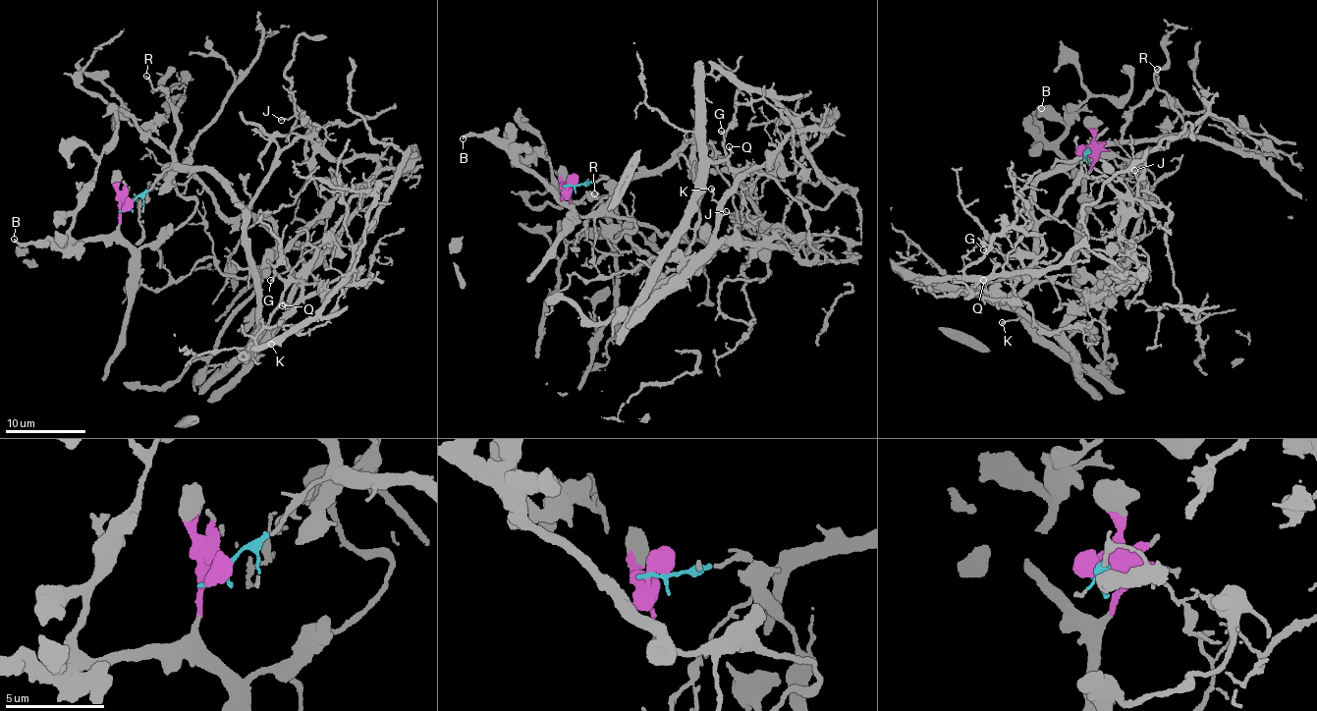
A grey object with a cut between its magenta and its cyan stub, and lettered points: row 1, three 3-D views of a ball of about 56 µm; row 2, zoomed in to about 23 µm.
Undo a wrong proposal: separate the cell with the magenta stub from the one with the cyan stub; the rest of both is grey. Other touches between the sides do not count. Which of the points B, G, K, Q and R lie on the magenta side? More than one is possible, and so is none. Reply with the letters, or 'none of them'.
B, K

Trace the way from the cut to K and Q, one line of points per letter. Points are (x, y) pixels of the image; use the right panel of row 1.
K: (1085, 154), (1093, 158), (1090, 208), (1151, 191), (1130, 258), (1061, 330), (1023, 316), (1002, 322)
Q: (1085, 154), (1099, 144), (1053, 167), (1033, 189), (1029, 280), (995, 298), (995, 282), (983, 279)

